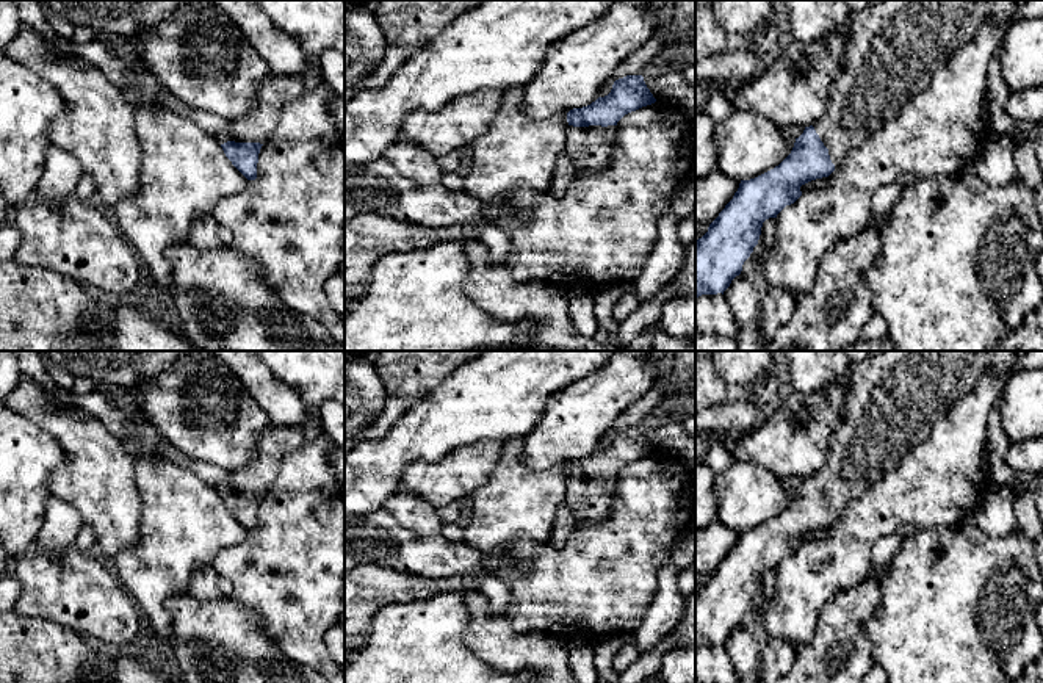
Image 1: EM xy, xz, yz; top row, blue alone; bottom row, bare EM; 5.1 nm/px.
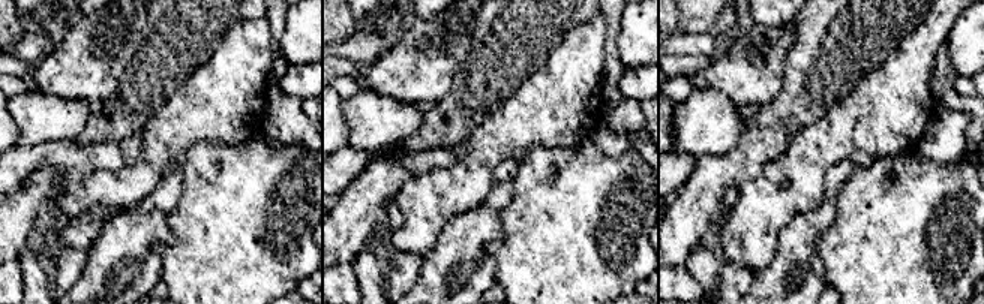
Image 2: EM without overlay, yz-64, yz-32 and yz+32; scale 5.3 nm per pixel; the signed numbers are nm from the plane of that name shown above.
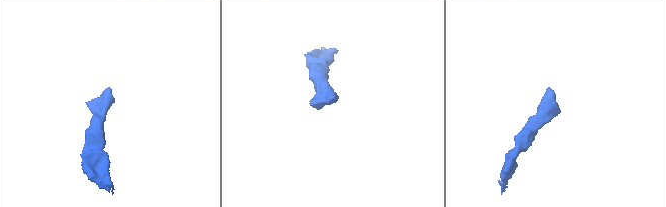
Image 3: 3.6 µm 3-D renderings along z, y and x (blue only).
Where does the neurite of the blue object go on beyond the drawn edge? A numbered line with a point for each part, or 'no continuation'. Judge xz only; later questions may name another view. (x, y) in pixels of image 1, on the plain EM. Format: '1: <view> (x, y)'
1: xz (591, 498)

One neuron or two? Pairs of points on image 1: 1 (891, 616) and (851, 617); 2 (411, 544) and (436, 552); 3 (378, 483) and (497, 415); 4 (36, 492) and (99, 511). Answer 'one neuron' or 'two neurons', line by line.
1: two neurons
2: one neuron
3: one neuron
4: two neurons

